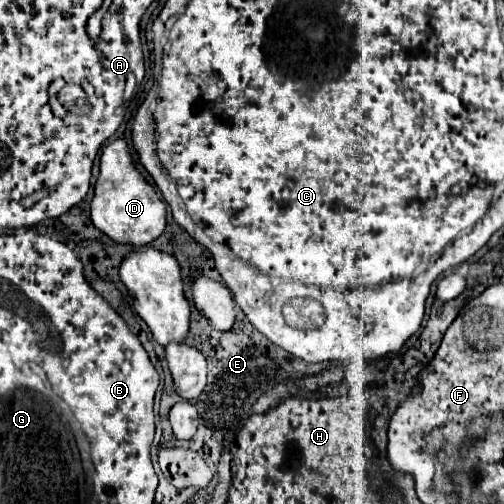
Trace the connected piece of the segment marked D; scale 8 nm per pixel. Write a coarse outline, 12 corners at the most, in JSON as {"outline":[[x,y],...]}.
{"outline":[[124,137],[102,149],[90,219],[120,243],[148,245],[166,201]]}

